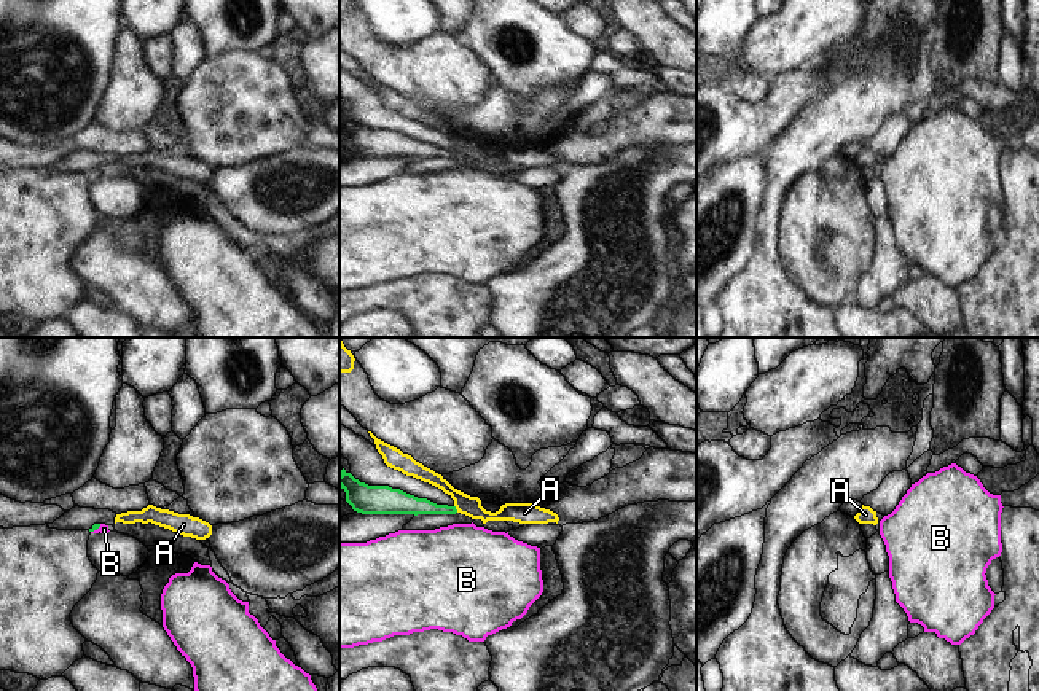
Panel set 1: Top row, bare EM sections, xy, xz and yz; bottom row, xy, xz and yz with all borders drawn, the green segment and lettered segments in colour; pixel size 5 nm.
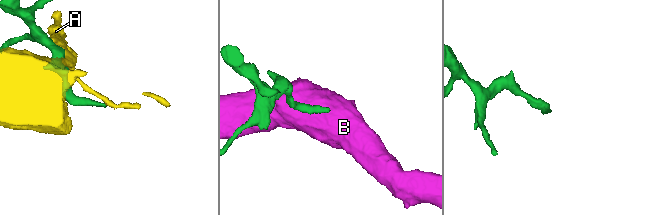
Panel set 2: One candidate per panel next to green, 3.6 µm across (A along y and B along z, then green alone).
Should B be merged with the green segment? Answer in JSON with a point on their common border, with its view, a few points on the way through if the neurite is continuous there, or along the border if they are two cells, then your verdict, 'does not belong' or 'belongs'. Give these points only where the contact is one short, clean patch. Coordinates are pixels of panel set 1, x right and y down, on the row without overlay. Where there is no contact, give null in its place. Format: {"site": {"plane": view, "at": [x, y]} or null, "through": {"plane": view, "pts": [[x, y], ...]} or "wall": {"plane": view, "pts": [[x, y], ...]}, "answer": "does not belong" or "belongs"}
{"site": {"plane": "xy", "at": [96, 172]}, "wall": {"plane": "xy", "pts": [[101, 167], [91, 175]]}, "answer": "does not belong"}

